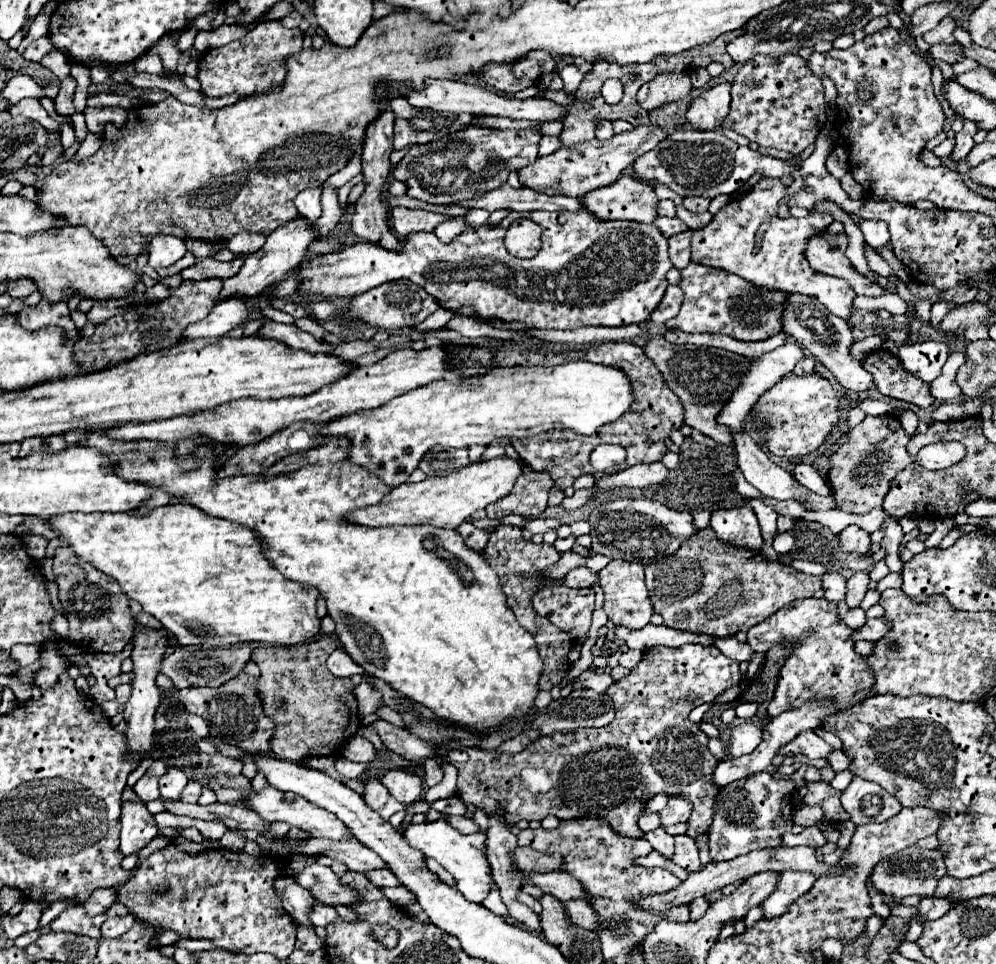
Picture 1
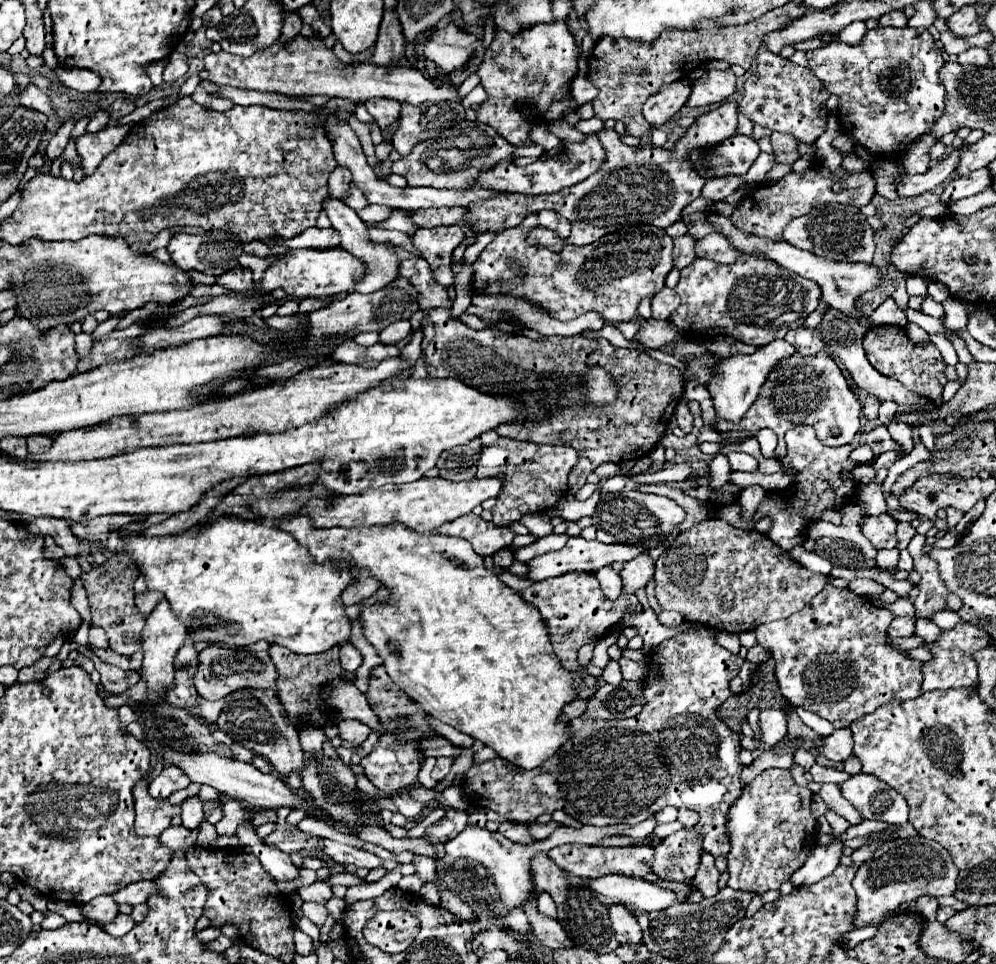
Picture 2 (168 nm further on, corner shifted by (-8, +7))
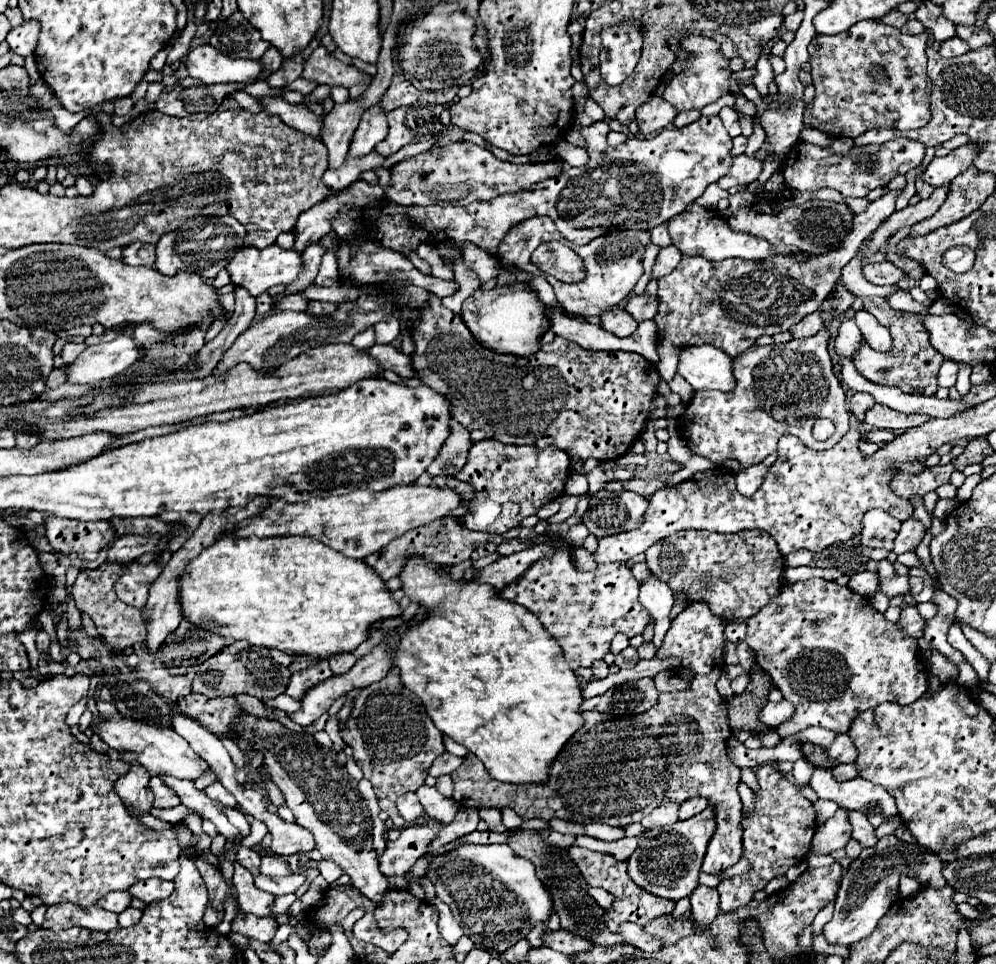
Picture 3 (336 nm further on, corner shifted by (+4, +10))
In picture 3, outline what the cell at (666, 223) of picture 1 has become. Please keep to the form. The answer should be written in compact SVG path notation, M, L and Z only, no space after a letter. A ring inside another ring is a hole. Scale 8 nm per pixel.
M661 224L661 226L653 228L653 230L651 230L651 240L653 240L653 244L657 244L657 246L669 246L669 244L671 244L671 236L669 236L669 232L667 232L667 226Z

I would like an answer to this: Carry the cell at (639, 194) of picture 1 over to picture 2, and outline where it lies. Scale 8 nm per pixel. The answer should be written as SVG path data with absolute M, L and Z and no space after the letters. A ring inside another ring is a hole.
M723 103L719 109L701 115L673 145L673 149L629 147L617 137L613 129L605 127L595 133L601 137L601 145L605 145L605 163L601 169L597 169L597 173L593 173L593 177L573 185L573 189L561 189L561 193L503 193L489 201L477 201L477 205L467 207L469 213L463 217L463 223L471 225L475 233L499 233L509 227L517 227L533 211L553 209L573 225L569 235L569 243L573 245L589 245L607 233L619 231L619 227L625 225L647 223L659 229L667 229L681 219L681 211L701 195L705 185L705 177L697 175L697 169L689 159L691 153L695 149L711 149L713 145L719 145L737 133L737 103ZM659 173L665 177L657 177Z

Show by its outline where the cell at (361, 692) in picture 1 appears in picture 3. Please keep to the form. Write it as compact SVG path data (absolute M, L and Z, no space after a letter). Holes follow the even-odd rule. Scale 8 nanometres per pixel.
M395 666L383 680L359 692L351 718L341 730L341 738L345 744L353 746L355 762L373 784L377 798L393 802L409 790L415 792L425 782L431 762L445 752L443 734L427 716L419 698L401 684Z

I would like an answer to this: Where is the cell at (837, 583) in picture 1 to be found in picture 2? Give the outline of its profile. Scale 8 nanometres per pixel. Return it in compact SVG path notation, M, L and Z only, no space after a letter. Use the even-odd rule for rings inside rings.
M855 579L855 581L851 581L849 583L849 589L853 591L853 593L857 593L857 595L861 595L861 597L877 597L877 595L881 595L883 591L885 591L885 587L883 585L879 585L879 583L875 583L875 581L871 581L871 579Z

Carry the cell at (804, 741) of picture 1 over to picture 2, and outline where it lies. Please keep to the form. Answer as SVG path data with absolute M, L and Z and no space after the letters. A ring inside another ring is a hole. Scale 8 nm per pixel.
M837 729L829 737L823 737L823 747L819 749L831 761L845 761L853 755L853 737L849 729Z

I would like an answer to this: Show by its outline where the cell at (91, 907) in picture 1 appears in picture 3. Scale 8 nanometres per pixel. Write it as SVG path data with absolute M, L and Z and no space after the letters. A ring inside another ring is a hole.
M151 878L151 880L145 880L145 882L135 882L127 892L133 894L133 898L139 898L145 904L149 904L149 902L167 898L173 892L173 882Z

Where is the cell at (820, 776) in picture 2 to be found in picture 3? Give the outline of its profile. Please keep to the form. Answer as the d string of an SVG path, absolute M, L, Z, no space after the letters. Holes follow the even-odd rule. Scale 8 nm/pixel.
M805 758L797 760L795 766L793 766L793 778L795 778L795 782L797 784L807 784L811 780L811 776L813 776L813 770L815 770L813 764L809 764Z

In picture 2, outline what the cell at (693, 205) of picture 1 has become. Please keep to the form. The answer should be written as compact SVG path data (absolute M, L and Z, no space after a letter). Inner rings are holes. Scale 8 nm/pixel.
M719 177L719 179L711 179L703 187L701 197L711 199L711 201L723 201L727 195L737 191L741 185L743 185L743 177Z

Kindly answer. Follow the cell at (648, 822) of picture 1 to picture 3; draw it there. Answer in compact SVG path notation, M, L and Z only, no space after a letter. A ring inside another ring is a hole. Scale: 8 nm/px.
M663 802L659 804L651 814L647 814L641 824L643 828L661 828L661 826L667 826L667 824L673 824L677 820L677 804L673 802Z

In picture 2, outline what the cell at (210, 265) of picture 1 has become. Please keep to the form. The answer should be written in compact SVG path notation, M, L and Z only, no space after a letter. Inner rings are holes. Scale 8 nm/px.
M235 267L229 273L217 277L217 283L229 291L251 291L253 289L253 271Z

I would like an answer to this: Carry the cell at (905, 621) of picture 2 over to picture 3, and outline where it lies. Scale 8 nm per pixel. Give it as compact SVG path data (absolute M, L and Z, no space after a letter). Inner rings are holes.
M905 606L901 610L901 616L897 620L897 626L901 632L905 632L907 636L913 638L921 638L921 616L915 610L915 606Z

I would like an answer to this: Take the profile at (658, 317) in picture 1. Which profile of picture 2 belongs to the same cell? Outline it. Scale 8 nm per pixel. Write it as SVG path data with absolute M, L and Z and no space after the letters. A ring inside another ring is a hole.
M665 287L665 289L661 289L661 293L657 293L657 297L651 299L651 315L653 315L653 319L665 321L677 309L677 305L679 305L677 293L673 289Z

